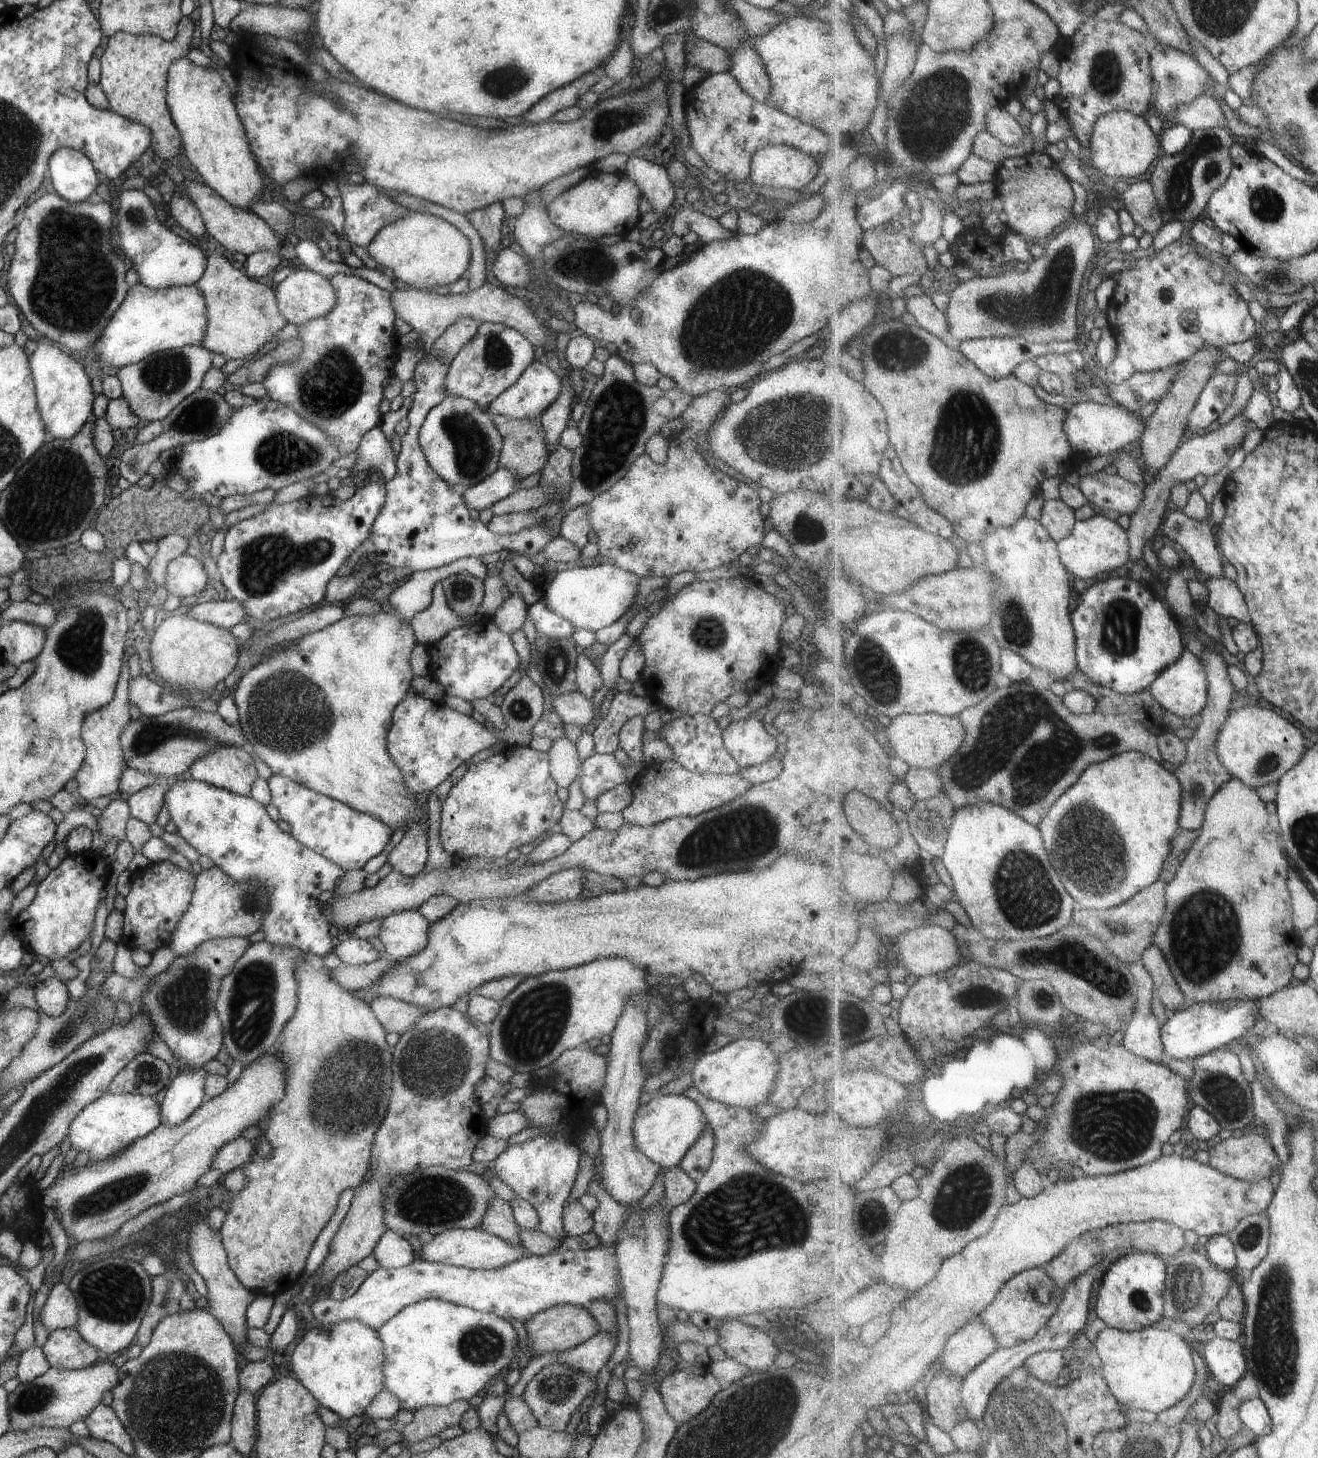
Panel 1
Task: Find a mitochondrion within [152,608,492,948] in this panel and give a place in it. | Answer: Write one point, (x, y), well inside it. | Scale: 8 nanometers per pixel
(277, 707)

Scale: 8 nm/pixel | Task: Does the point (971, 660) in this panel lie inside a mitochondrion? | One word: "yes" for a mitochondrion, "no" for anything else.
yes

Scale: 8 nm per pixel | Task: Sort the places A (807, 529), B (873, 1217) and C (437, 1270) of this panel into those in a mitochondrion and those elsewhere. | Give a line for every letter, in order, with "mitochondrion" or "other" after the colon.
A: mitochondrion
B: mitochondrion
C: other

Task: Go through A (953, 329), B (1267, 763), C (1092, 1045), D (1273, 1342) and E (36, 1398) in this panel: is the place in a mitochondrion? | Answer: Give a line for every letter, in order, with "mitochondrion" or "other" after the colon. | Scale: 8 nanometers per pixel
A: other
B: mitochondrion
C: other
D: mitochondrion
E: mitochondrion

